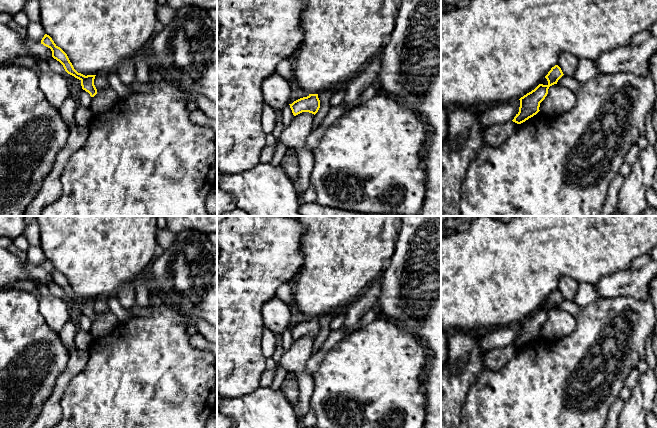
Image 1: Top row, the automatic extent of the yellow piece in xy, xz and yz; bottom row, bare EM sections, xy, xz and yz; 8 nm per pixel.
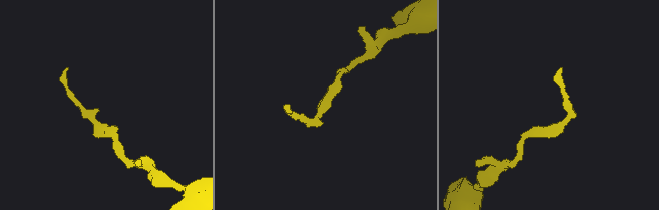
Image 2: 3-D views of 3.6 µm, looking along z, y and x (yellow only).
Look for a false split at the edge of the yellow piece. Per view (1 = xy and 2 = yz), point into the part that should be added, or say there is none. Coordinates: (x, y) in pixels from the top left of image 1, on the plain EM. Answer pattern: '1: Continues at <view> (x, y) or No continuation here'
1: No continuation here
2: No continuation here

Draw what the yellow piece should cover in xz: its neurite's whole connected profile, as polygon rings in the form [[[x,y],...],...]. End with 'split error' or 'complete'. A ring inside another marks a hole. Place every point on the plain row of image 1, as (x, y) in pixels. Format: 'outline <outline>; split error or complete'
outline [[[309,318],[307,321],[300,322],[289,329],[294,340],[302,336],[309,336],[315,339],[320,332],[320,324],[318,318]]]; complete

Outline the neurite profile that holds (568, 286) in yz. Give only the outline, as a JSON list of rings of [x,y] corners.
[[[563,276],[558,281],[558,290],[565,300],[573,301],[579,288],[579,282],[569,276]]]

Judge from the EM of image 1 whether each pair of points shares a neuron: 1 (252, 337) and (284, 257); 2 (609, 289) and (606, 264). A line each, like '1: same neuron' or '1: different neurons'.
1: same neuron
2: different neurons

